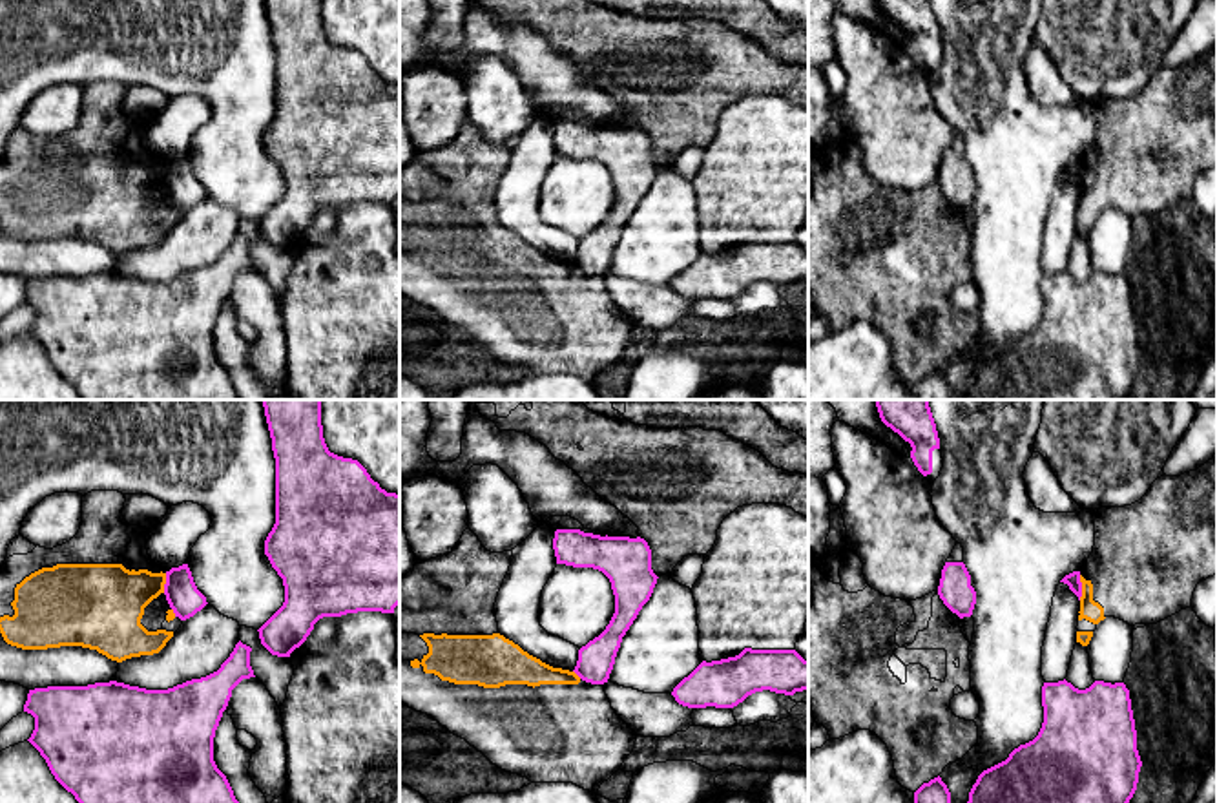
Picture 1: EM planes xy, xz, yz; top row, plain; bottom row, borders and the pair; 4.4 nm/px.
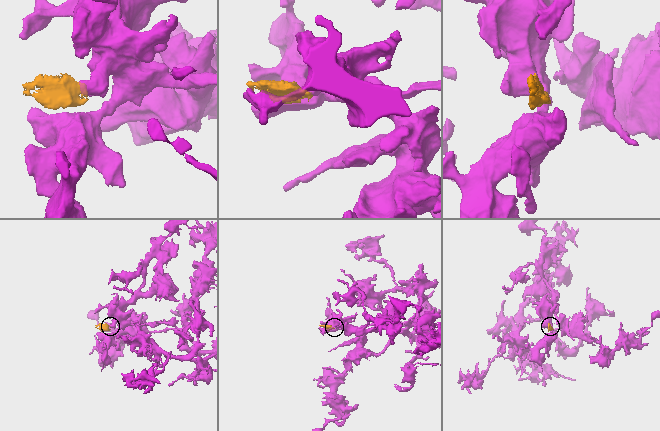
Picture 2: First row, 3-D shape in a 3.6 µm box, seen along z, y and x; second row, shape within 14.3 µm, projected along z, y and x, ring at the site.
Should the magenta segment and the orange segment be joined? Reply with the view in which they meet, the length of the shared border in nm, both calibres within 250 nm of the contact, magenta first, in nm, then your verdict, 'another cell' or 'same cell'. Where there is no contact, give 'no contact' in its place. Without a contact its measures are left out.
yz | 110 nm | 60/90 nm | another cell

